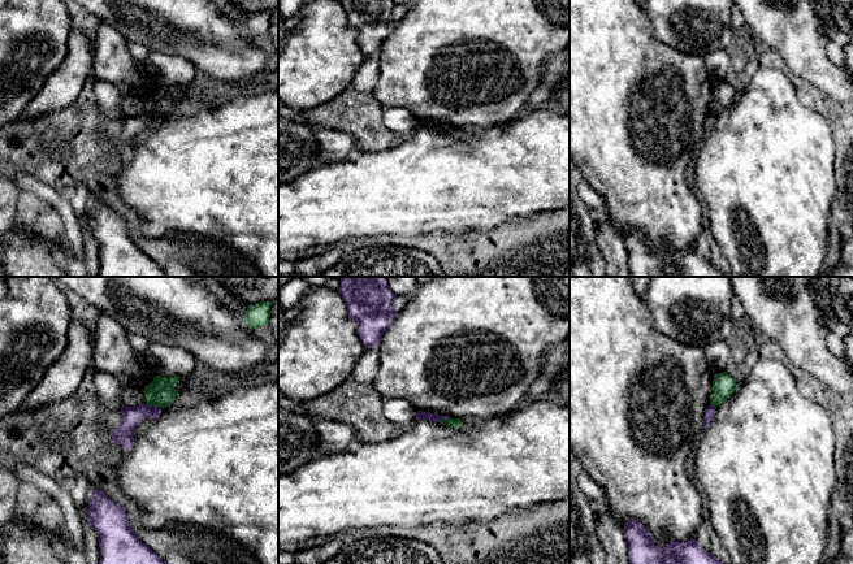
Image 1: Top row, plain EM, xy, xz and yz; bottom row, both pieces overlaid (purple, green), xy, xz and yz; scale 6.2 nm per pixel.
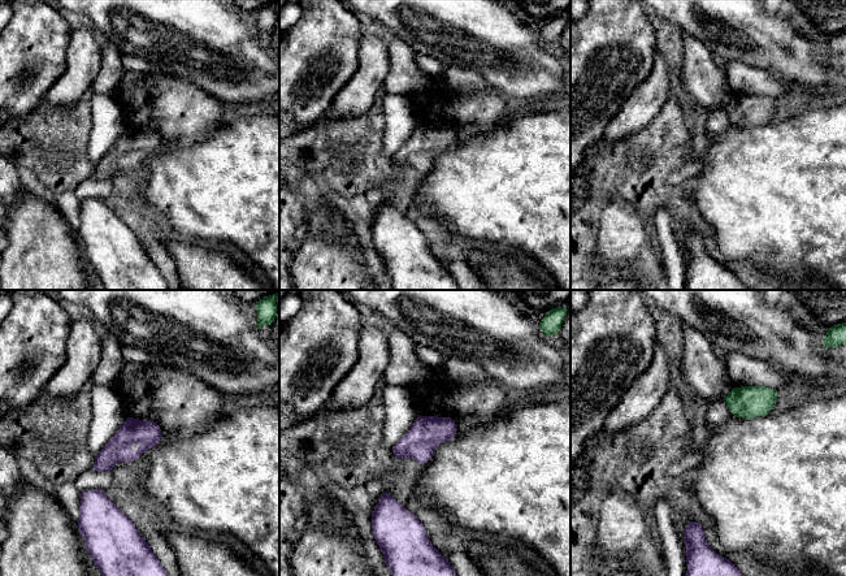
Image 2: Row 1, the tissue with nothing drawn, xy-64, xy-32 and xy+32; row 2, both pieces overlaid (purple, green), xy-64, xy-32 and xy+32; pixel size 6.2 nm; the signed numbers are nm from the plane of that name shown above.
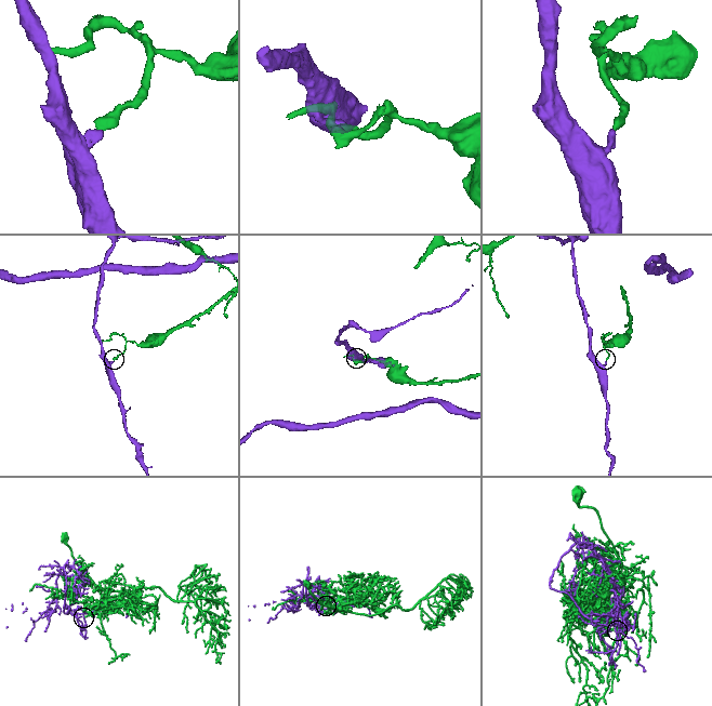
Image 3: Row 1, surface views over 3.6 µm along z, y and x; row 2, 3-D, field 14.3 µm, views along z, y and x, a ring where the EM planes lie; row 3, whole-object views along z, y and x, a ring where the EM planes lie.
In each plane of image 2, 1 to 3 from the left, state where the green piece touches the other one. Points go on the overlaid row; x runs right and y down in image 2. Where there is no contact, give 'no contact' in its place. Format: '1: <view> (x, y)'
1: no contact
2: no contact
3: no contact

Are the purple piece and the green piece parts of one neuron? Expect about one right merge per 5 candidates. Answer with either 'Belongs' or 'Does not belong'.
Does not belong

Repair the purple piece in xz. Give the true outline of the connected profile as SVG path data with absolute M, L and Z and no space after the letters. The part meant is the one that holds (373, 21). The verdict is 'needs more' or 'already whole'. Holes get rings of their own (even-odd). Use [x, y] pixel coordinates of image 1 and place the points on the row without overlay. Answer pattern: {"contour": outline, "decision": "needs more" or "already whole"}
{"contour": "M339 0L348 25L358 31L365 57L378 56L382 44L393 31L395 19L393 0Z", "decision": "already whole"}

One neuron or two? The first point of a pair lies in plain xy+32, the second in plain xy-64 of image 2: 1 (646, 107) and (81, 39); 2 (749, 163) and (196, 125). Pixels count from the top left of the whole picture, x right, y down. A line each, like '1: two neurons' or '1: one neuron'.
1: one neuron
2: two neurons

